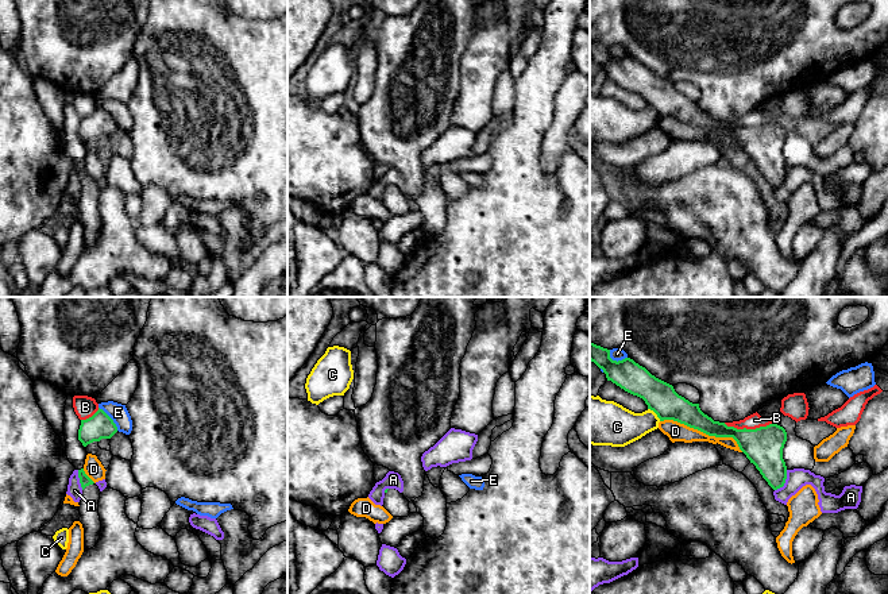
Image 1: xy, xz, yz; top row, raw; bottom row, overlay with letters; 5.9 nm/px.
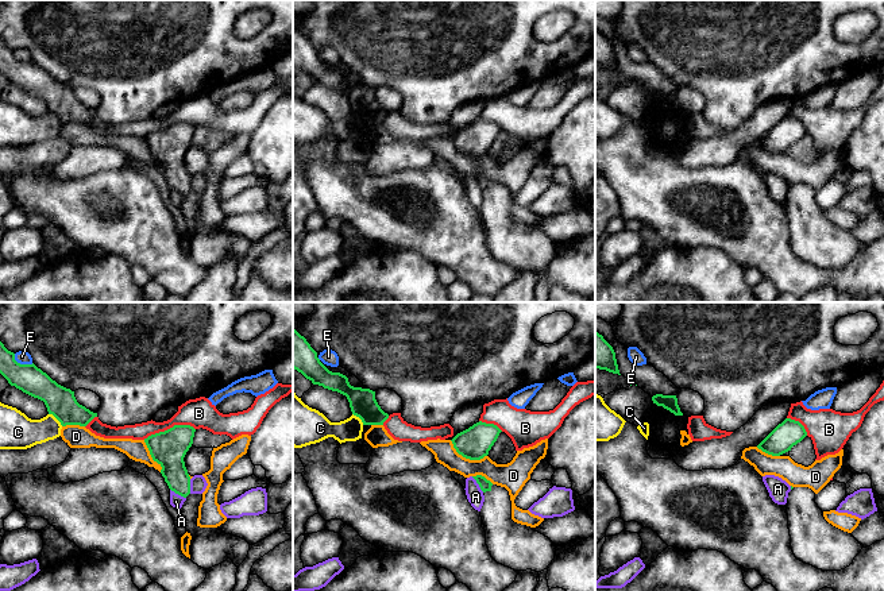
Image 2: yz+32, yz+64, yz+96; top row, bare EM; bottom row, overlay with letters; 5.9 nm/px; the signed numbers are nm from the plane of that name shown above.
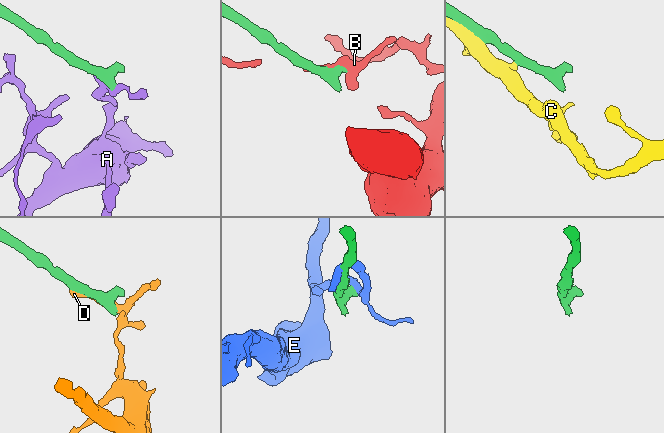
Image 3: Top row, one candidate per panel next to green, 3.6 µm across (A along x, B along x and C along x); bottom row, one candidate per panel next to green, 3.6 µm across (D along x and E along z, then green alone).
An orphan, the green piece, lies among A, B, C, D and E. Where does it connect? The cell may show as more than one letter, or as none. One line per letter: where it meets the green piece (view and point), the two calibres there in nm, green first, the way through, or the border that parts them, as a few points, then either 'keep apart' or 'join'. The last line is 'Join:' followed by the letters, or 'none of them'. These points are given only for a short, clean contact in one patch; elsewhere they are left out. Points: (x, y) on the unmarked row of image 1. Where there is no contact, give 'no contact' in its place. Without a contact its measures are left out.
A: yz (784, 180) | 220/120 nm | keep apart
B: yz (748, 127) | 220/90 nm | keep apart
C: yz (655, 110) | 190/240 nm | keep apart
D: yz (703, 130) | 160/110 nm | keep apart
E: xy (111, 116) | 160/110 nm | keep apart
Join: none of them

